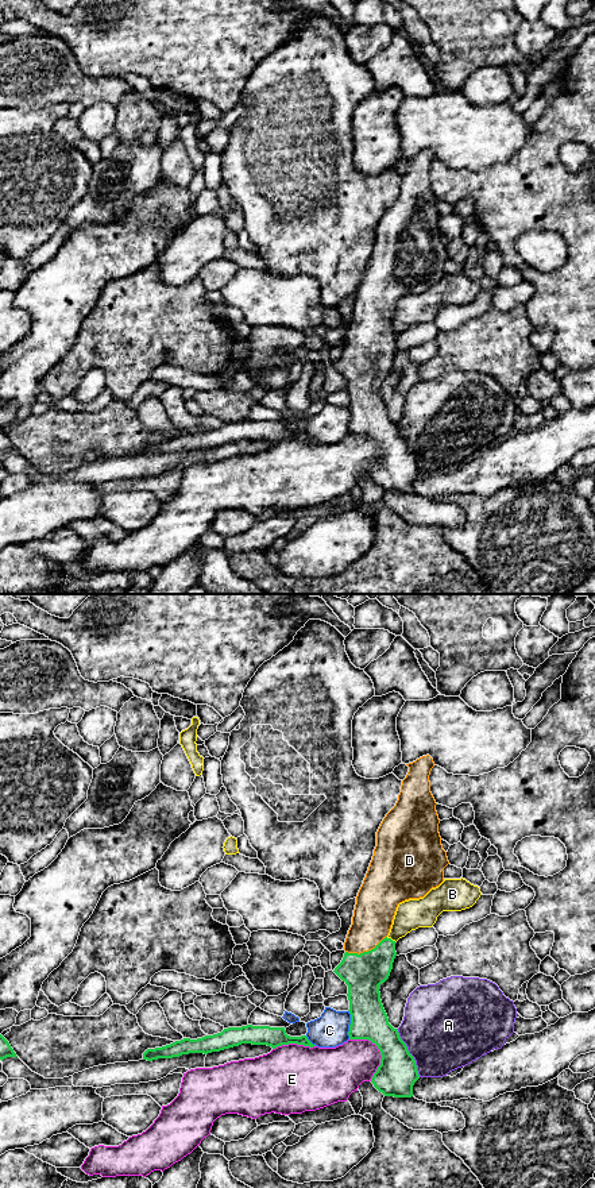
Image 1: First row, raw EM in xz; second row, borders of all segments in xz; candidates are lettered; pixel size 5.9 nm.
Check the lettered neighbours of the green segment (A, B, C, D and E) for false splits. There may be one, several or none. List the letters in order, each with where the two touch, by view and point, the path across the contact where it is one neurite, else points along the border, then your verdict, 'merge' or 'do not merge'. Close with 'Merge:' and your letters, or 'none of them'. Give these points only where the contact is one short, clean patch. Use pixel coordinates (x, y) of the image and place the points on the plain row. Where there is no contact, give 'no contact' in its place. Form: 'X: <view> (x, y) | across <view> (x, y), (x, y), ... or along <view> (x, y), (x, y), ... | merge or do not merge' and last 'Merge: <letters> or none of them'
A: xz (409, 448) | do not merge
B: xz (390, 334) | along xz (386, 332), (395, 336) | do not merge
C: xz (350, 420) | along xz (348, 405), (350, 434) | do not merge
D: xz (366, 347) | across xz (363, 369), (366, 347), (367, 330), (374, 307) | merge
E: xz (379, 446) | do not merge
Merge: D

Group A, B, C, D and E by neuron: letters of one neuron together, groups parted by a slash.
A / B / C / D / E

